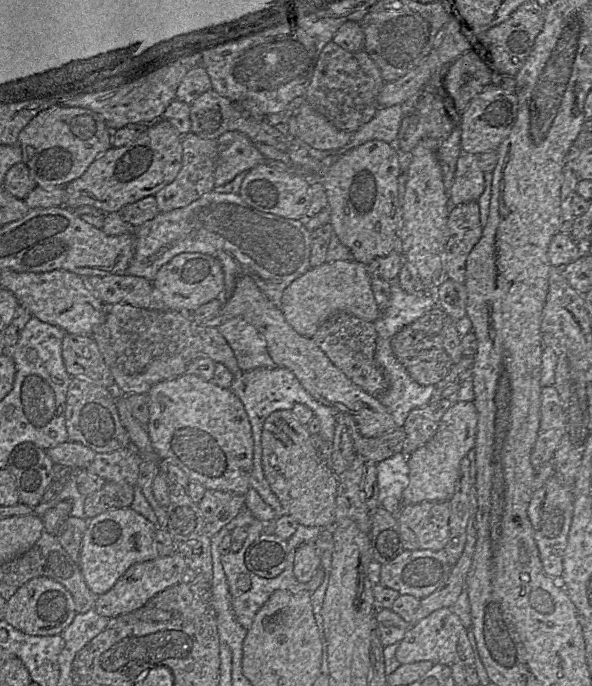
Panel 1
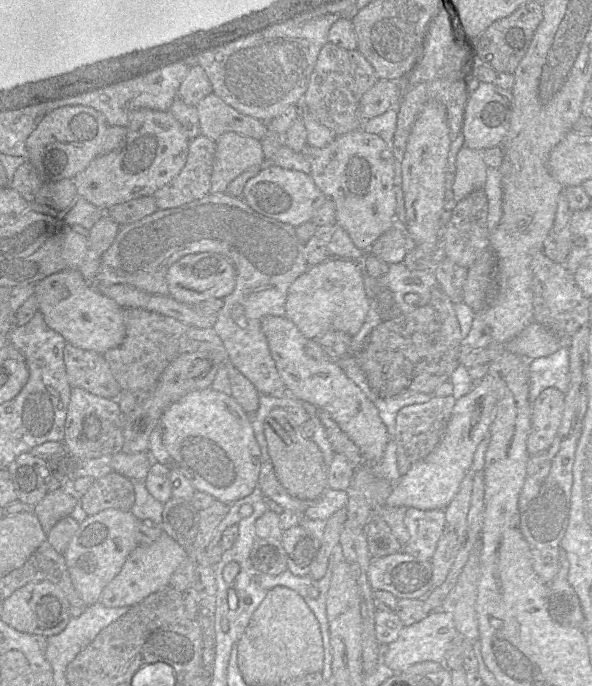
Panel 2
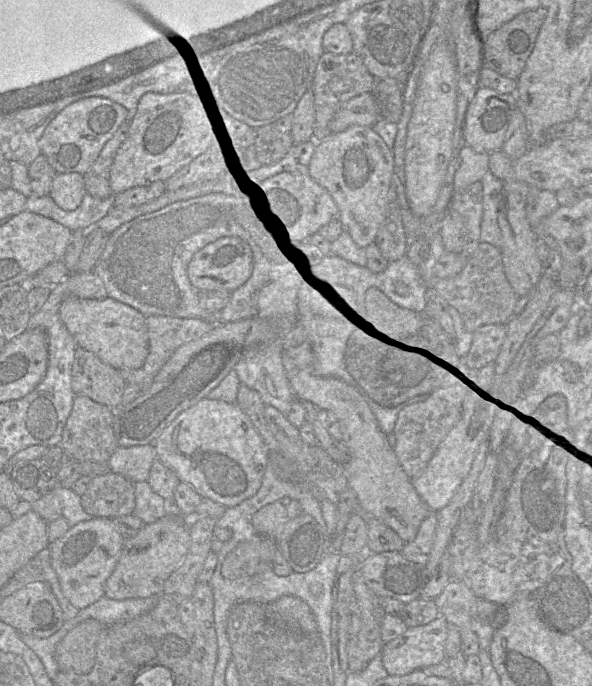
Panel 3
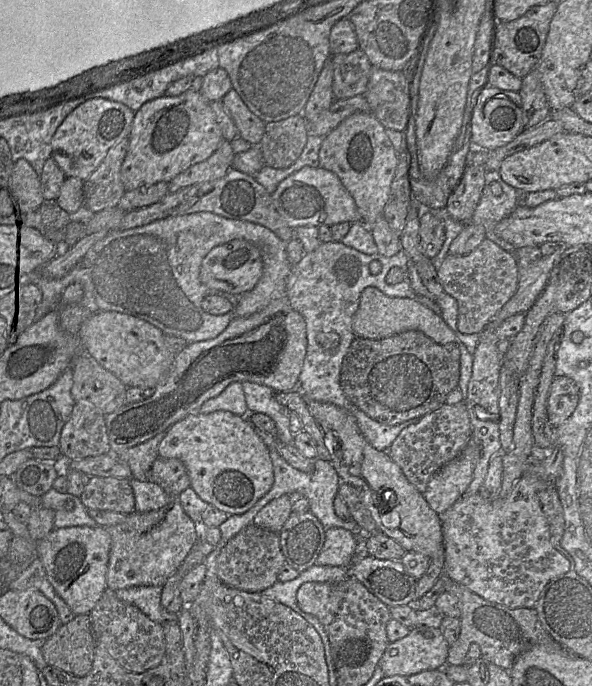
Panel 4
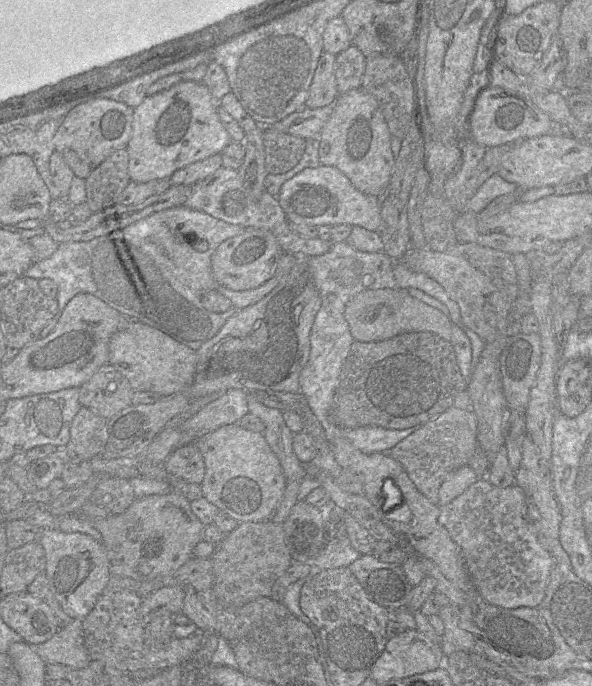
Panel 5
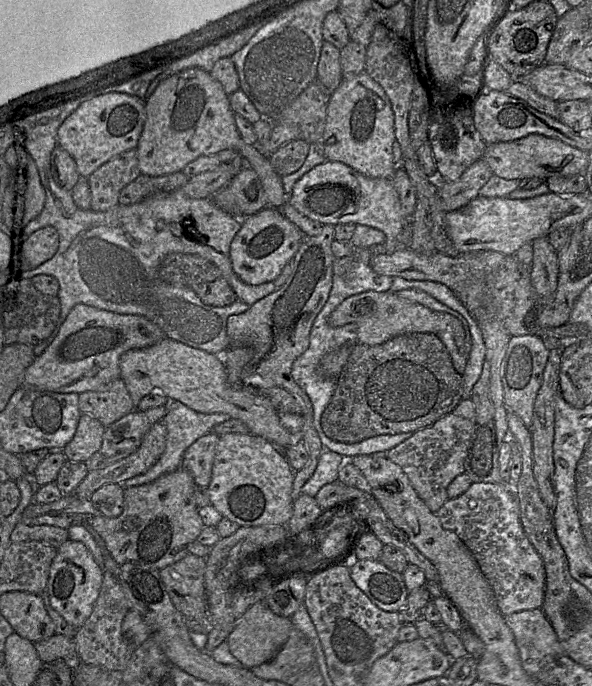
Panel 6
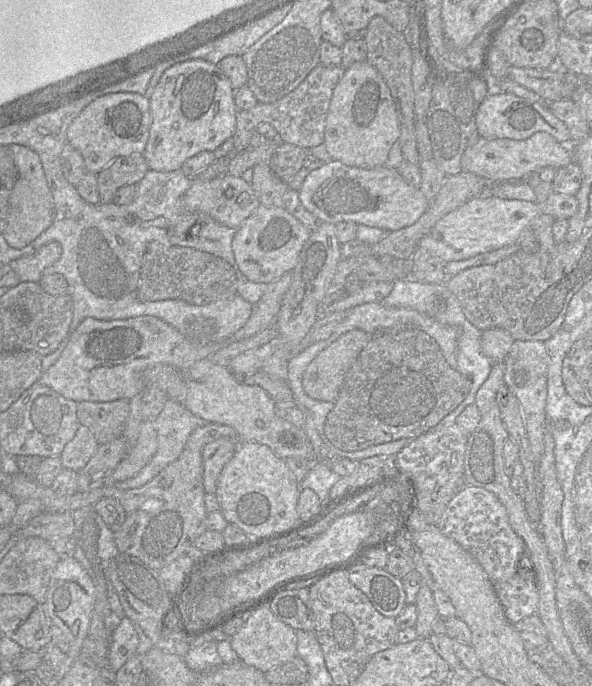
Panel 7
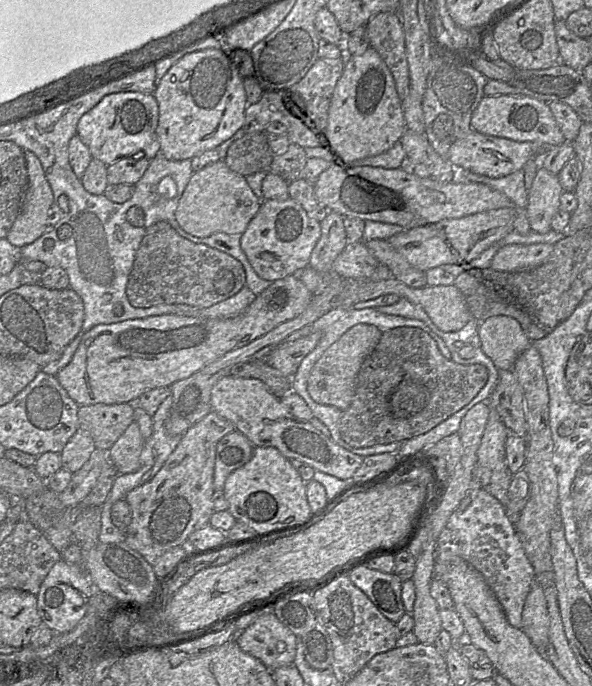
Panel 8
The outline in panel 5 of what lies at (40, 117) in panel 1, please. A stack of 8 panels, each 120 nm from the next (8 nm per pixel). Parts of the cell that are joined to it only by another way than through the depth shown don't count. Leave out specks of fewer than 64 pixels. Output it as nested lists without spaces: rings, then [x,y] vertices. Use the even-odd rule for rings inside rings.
[[[94,98],[72,109],[54,137],[59,152],[76,177],[86,179],[108,156],[127,147],[133,131],[134,108],[110,98]]]

